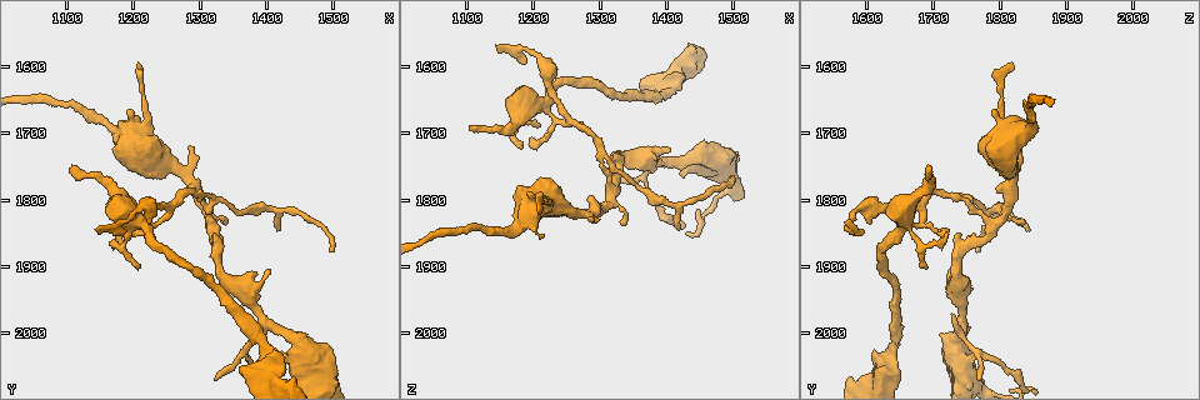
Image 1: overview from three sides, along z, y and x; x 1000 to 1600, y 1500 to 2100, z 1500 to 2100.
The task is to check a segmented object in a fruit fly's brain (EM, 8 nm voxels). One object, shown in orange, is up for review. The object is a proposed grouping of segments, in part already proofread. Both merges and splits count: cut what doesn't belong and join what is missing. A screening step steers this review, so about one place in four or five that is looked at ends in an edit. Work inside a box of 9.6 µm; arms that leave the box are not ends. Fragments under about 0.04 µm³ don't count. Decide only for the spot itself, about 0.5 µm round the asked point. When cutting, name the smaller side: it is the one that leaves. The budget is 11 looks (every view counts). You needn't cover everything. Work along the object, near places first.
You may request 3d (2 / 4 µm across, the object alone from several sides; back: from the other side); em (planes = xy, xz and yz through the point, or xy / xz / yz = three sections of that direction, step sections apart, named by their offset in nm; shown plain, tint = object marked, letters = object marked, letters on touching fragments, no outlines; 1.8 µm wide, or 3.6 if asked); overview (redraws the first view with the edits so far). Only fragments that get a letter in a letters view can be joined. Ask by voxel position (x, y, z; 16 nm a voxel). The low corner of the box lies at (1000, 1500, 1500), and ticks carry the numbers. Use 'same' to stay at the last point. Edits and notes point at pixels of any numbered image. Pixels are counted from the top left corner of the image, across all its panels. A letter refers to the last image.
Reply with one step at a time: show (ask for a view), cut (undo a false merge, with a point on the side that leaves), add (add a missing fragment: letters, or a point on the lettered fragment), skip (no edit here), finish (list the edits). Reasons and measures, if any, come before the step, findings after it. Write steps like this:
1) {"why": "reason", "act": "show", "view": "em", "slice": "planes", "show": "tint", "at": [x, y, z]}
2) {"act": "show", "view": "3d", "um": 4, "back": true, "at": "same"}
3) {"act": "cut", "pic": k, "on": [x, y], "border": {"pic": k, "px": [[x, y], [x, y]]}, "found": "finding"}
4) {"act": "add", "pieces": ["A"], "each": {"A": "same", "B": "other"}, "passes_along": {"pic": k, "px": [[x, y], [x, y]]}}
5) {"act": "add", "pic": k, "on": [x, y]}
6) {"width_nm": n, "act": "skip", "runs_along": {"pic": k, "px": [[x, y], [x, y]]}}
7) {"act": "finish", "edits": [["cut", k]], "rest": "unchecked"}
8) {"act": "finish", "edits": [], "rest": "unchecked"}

{"why": "tapers out", "act": "show", "view": "3d", "um": 4, "at": [1415, 1845, 1845]}

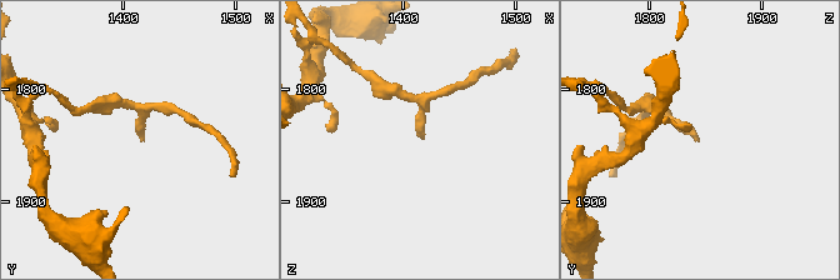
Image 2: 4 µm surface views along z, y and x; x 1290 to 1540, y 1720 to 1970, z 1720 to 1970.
{"why": "need the tissue", "act": "show", "view": "em", "um": 3.6, "slice": "xy", "step": 16, "show": "letters", "at": [1418, 1846, 1842]}

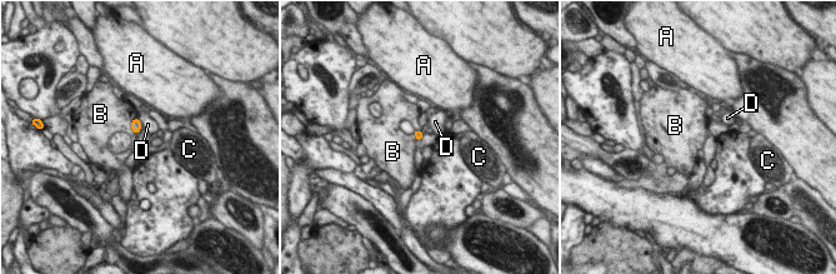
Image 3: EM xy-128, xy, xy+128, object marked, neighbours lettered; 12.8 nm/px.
{"act": "show", "view": "em", "um": 3.6, "slice": "planes", "show": "letters", "at": "same"}

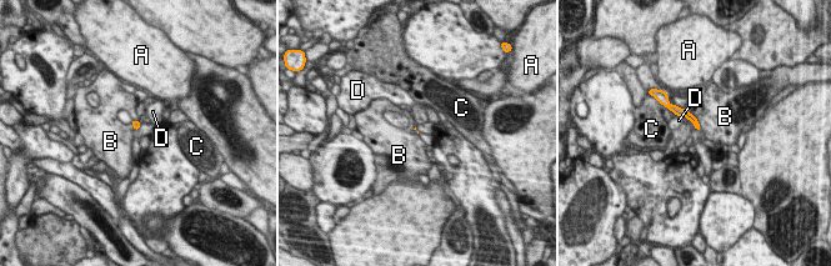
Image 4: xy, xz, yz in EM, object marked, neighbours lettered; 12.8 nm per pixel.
{"act": "skip", "each": {"A": "other", "B": "other", "C": "other", "D": "other"}, "runs_along": {"pic": 4, "px": [[670, 106], [685, 113], [696, 125]]}, "found": "none of them fits"}

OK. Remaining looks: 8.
{"act": "show", "view": "3d", "um": 4, "at": [1350, 1930, 1740]}

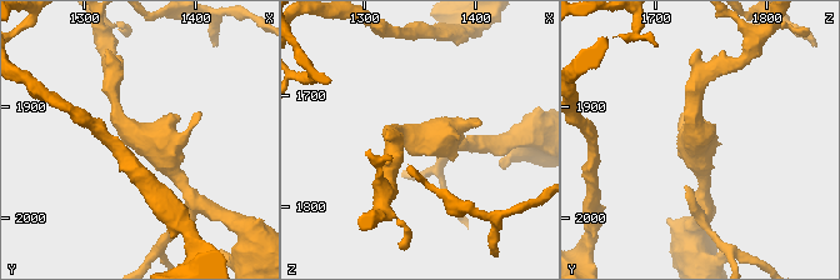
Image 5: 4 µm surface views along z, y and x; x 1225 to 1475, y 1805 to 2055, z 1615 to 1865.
{"why": "shape alone is not enough", "act": "show", "view": "em", "slice": "planes", "show": "tint", "at": [1344, 1924, 1738]}

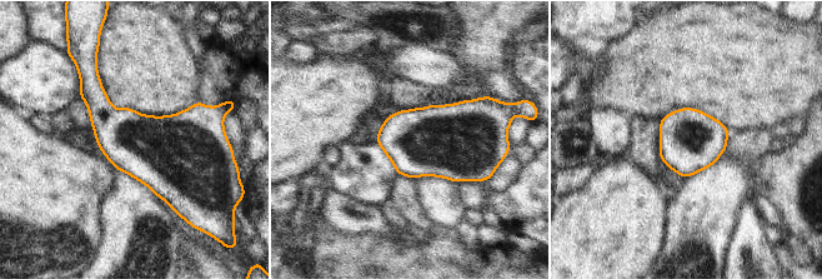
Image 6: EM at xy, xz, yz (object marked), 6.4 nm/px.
{"why": "see the neighbours", "act": "show", "view": "em", "slice": "planes", "show": "letters", "at": "same"}

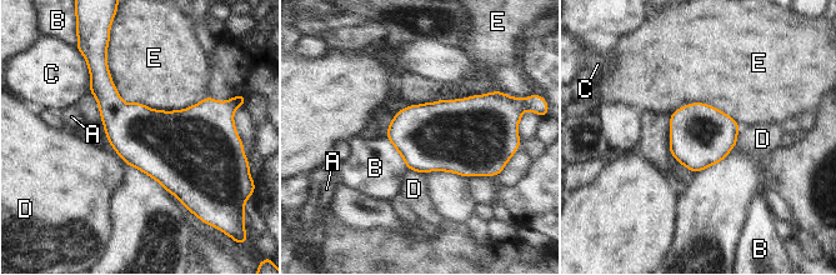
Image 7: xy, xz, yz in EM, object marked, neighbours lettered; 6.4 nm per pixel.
{"width_nm": 400, "act": "skip", "each": {"A": "other", "B": "other", "C": "other", "D": "other", "E": "other"}, "found": "continuous, no second neuron"}

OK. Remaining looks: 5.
{"why": "an open end", "act": "show", "view": "em", "slice": "xy", "step": 16, "show": "tint", "at": [1110, 1750, 1690]}

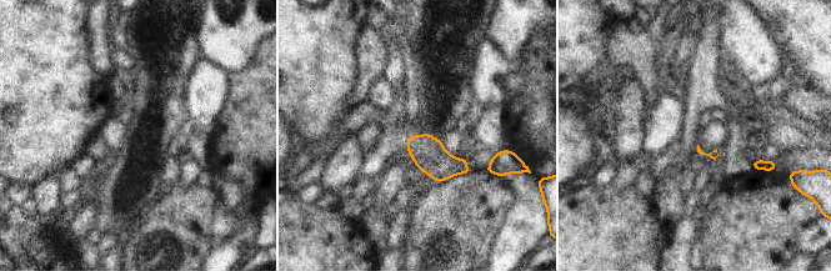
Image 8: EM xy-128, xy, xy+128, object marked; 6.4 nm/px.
{"why": "another direction", "act": "show", "view": "em", "slice": "planes", "show": "letters", "at": "same"}

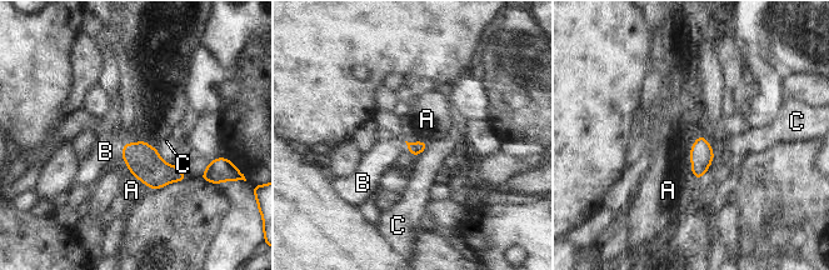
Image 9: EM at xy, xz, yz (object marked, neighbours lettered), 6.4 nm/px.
{"act": "add", "pieces": ["B"], "each": {"A": "other", "B": "same", "C": "other"}, "found": "it goes on there"}

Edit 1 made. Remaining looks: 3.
{"act": "finish", "edits": [["add", 9]], "rest": "unchecked"}

